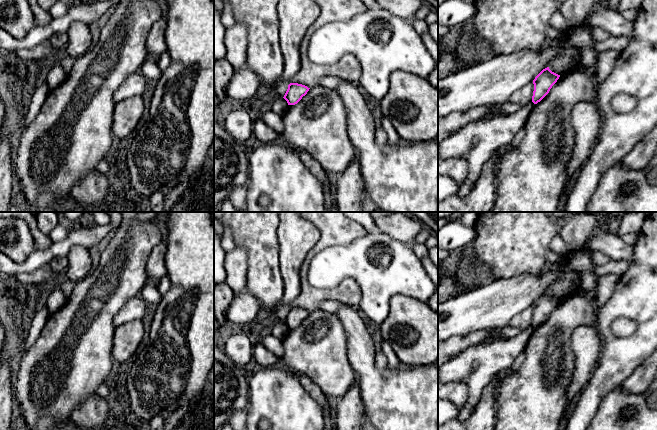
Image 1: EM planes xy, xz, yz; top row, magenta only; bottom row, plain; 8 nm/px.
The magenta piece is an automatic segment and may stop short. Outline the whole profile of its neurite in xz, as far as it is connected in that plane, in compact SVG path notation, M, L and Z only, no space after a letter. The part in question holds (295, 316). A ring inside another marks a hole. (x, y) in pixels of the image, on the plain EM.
M290 307L283 322L287 325L288 329L295 329L307 318L309 313L302 308Z

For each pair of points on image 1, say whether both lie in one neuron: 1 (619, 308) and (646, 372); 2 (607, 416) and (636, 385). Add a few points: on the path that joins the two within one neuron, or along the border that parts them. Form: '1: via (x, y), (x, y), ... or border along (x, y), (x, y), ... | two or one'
1: border along (646, 357), (626, 379) | two
2: border along (620, 385), (633, 393), (642, 393), (646, 390) | two

